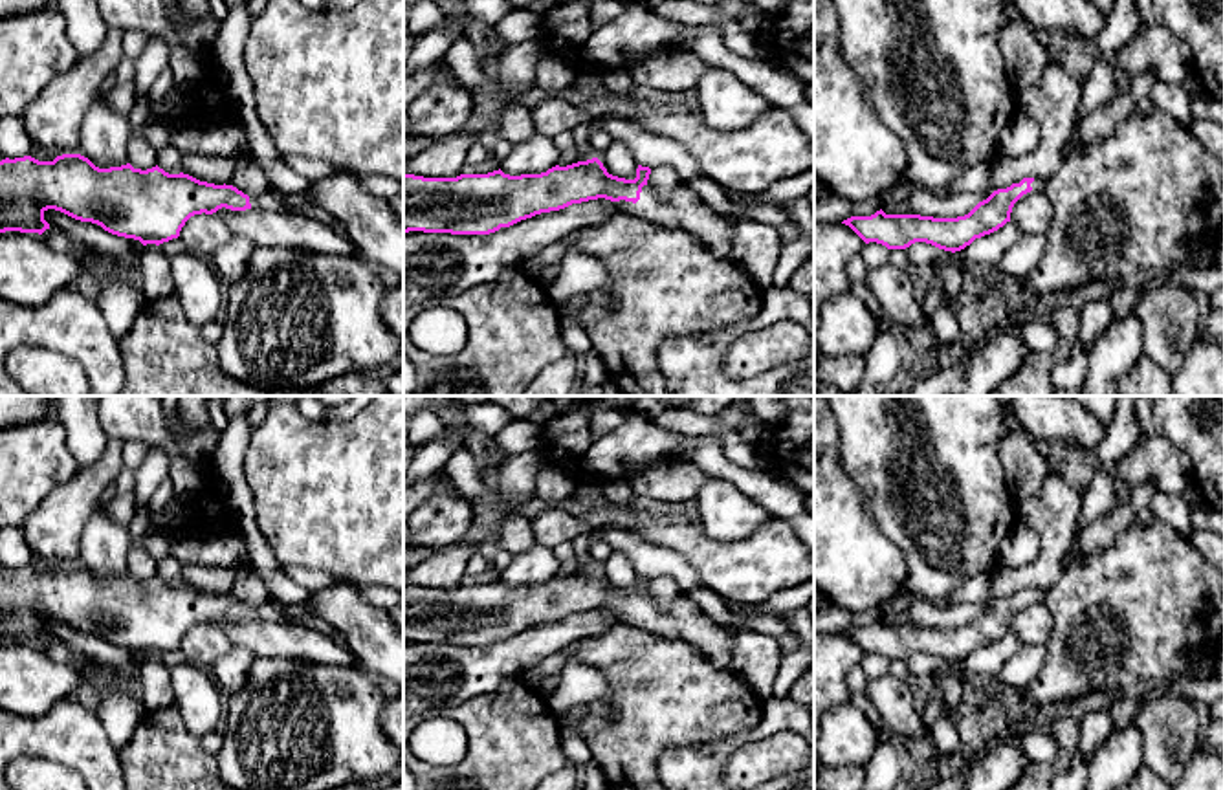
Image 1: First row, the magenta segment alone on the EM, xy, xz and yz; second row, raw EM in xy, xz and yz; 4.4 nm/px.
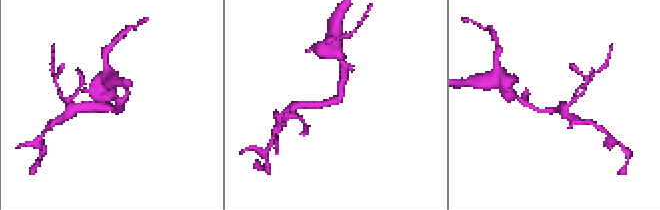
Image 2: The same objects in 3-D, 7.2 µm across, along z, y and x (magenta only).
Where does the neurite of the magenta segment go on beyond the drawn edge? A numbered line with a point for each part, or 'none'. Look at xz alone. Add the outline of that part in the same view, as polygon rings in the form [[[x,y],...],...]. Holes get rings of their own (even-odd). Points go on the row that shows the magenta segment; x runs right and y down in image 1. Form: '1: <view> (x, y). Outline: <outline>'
1: xz (683, 208). Outline: [[[678,183],[666,198],[658,198],[644,185],[636,203],[616,203],[625,214],[697,235],[721,258],[730,255],[733,216],[715,213],[686,183]]]

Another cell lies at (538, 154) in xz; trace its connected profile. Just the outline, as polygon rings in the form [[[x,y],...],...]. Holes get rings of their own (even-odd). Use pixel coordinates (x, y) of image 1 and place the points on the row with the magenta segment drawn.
[[[534,134],[530,139],[513,145],[501,161],[501,170],[510,176],[541,174],[557,165],[561,152],[552,137]]]

